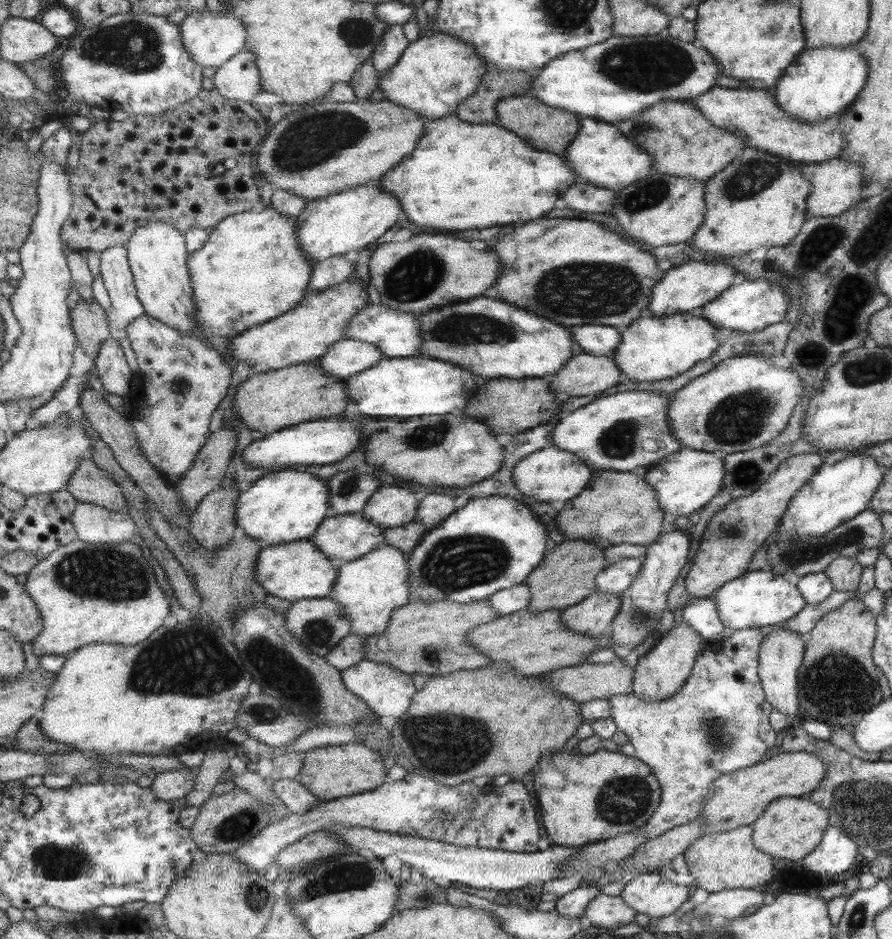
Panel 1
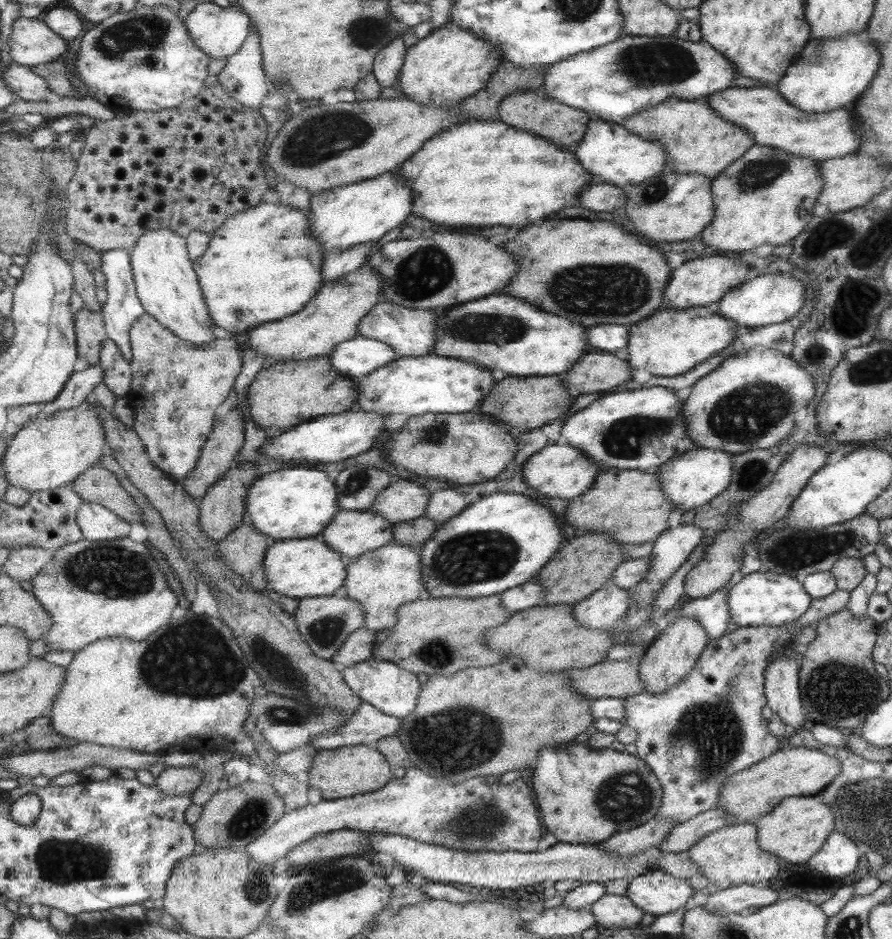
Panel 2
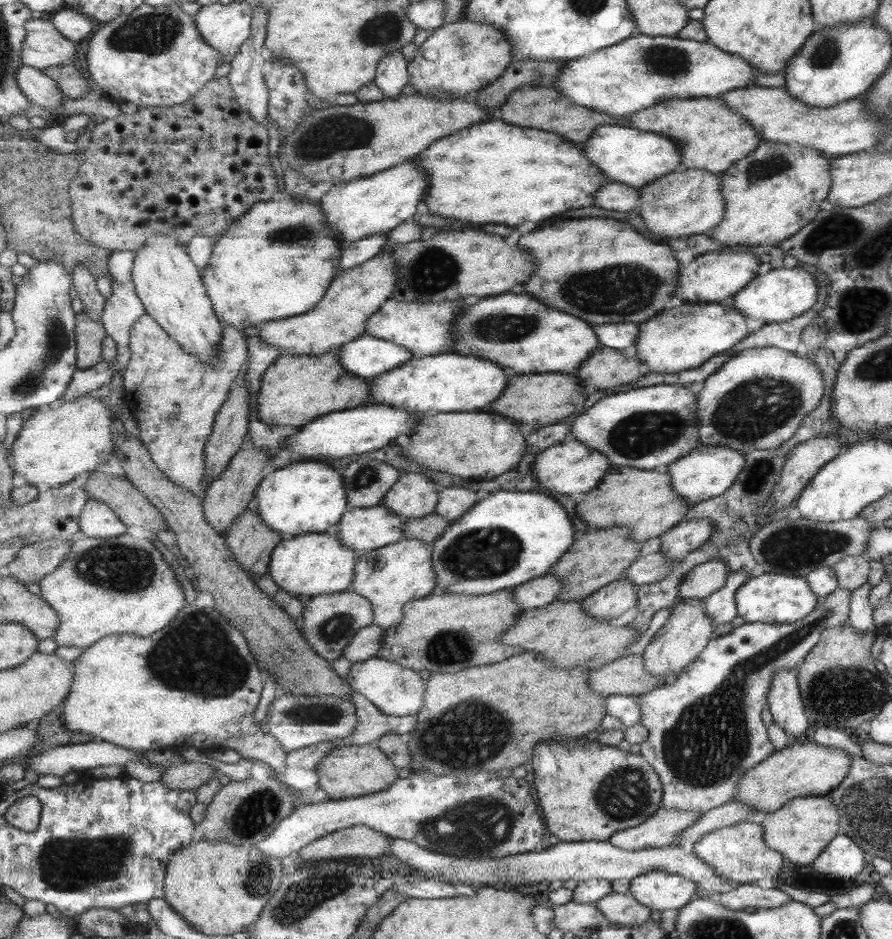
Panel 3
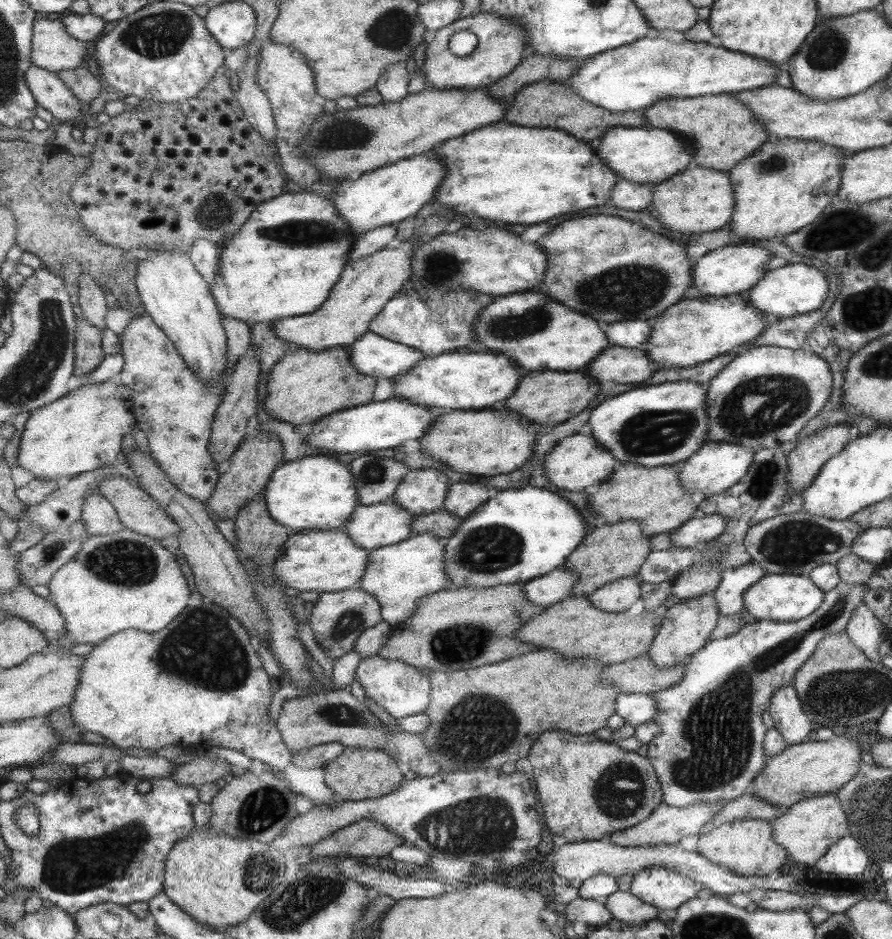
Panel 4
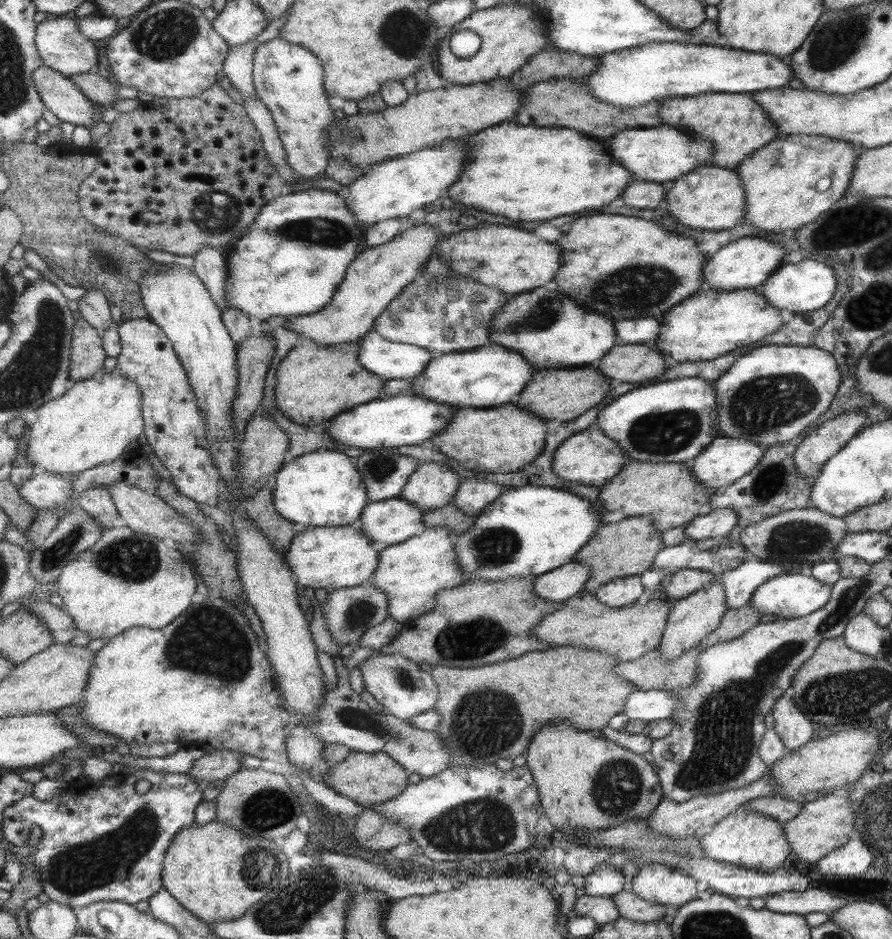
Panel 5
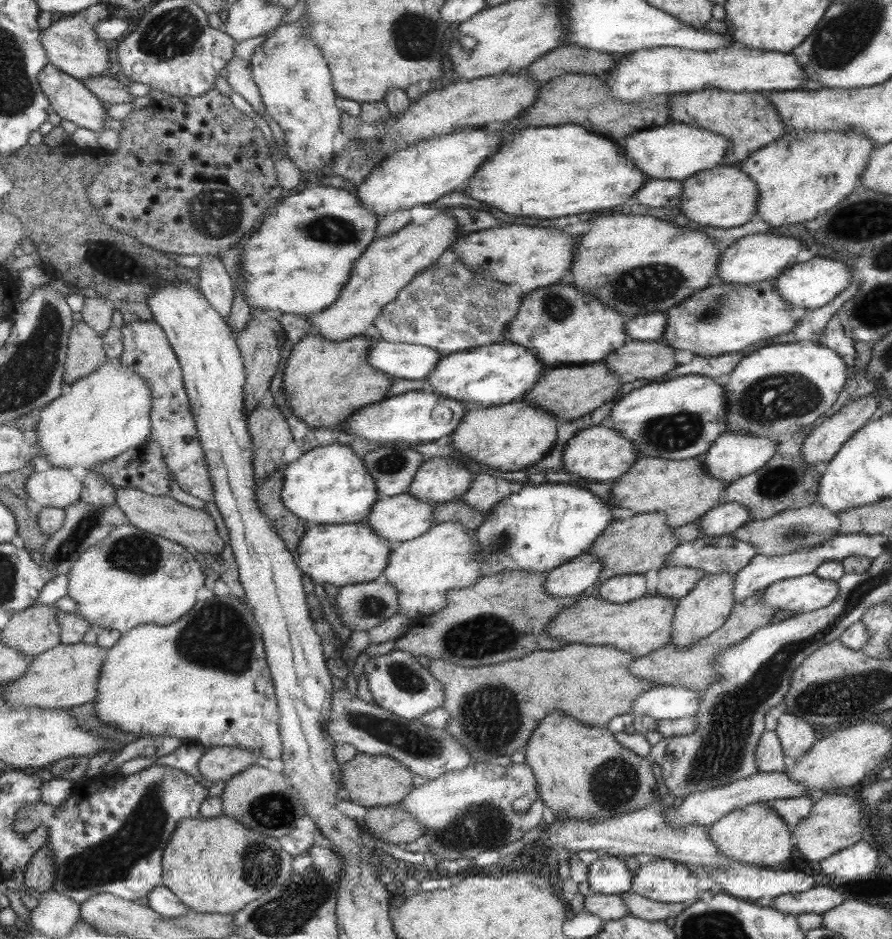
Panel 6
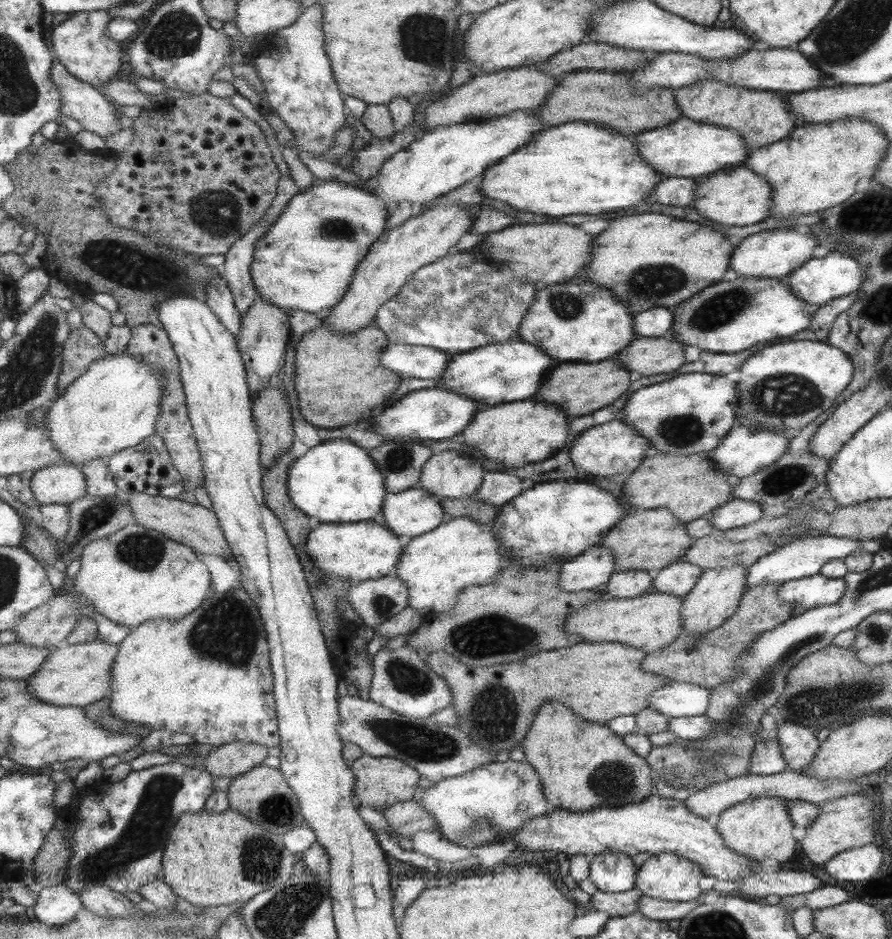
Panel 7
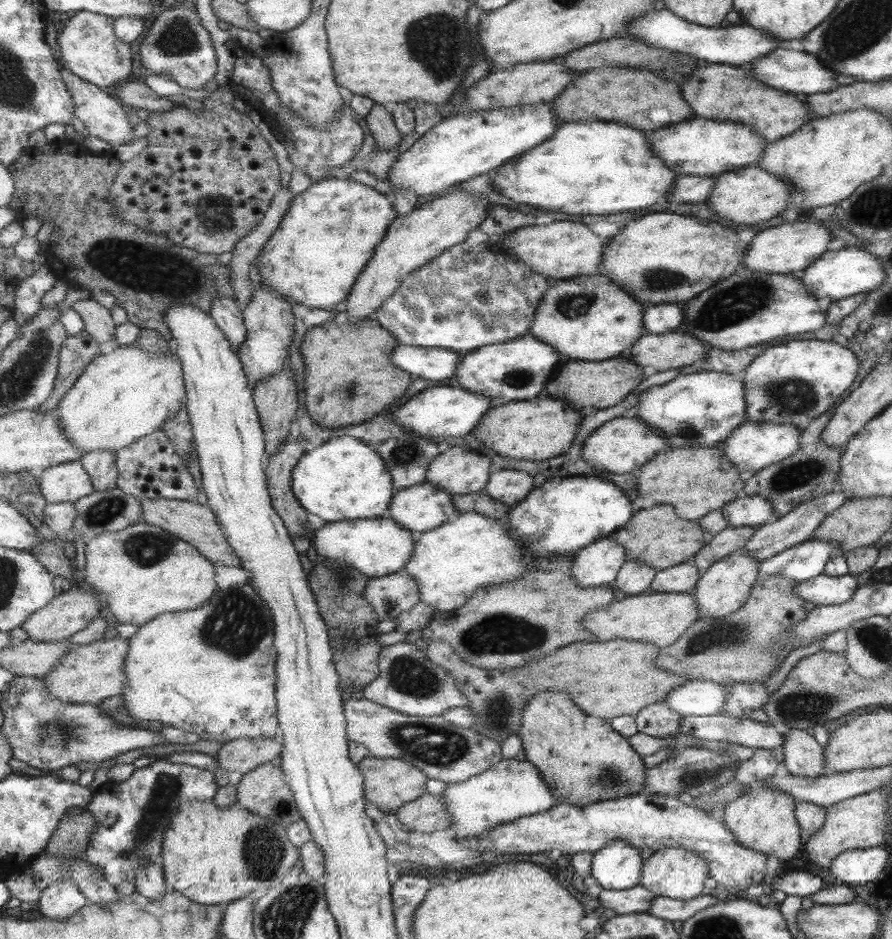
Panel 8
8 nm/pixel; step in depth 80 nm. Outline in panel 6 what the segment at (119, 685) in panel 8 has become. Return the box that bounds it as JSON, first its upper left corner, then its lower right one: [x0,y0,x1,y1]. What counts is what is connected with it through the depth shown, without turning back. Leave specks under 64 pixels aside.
[4,642,109,709]

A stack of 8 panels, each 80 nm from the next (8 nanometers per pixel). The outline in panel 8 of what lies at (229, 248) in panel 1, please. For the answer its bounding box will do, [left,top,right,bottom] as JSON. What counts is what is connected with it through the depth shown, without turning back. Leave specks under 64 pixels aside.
[258,177,397,311]

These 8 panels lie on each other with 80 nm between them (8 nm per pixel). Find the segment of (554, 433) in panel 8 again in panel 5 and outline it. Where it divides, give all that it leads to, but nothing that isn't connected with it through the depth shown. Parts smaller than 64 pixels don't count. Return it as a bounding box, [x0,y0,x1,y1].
[432,403,553,474]

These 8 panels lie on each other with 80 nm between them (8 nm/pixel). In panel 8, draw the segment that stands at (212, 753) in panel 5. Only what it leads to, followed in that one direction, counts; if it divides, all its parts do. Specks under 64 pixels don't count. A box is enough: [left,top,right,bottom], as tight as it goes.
[217,738,284,775]

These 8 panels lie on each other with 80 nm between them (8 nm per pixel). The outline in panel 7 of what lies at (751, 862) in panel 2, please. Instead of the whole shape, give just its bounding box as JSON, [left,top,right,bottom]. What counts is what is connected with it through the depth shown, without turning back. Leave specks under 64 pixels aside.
[715,798,797,863]

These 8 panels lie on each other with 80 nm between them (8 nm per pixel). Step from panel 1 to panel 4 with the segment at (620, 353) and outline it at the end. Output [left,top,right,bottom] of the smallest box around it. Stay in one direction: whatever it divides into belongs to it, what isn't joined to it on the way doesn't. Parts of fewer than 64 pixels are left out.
[641,293,765,368]

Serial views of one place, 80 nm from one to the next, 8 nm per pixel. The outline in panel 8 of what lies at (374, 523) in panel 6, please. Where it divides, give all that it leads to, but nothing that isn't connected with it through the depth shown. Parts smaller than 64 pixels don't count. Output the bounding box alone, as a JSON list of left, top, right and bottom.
[388,482,458,536]

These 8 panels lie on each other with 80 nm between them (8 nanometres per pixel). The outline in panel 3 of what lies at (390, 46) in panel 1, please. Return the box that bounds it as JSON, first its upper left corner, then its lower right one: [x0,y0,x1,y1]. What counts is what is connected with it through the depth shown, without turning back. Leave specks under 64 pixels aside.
[374,50,409,98]

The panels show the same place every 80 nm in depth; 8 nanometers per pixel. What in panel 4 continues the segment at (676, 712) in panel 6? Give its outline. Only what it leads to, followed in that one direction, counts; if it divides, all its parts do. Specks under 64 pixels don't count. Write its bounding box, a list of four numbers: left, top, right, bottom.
[615,693,657,726]

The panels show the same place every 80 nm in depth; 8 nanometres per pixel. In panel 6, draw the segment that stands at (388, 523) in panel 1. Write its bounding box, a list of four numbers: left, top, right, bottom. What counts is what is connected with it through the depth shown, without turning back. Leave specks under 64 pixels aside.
[409,455,474,505]

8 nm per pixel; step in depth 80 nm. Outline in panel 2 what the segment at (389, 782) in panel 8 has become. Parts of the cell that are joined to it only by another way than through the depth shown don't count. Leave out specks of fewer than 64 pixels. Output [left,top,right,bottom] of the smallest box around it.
[308,745,394,800]

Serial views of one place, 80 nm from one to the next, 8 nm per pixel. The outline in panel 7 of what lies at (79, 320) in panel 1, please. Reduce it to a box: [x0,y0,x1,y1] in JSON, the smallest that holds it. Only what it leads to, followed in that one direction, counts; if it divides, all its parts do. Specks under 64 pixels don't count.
[58,325,107,393]

